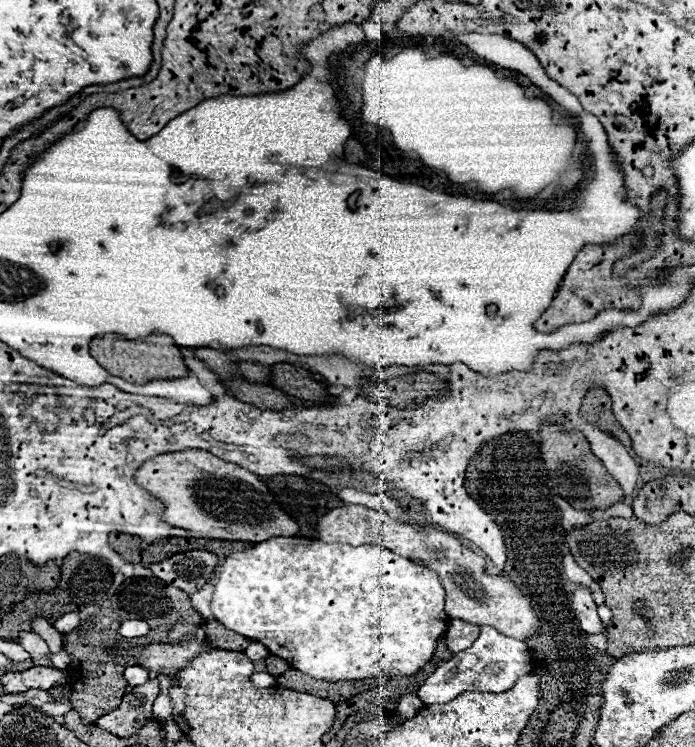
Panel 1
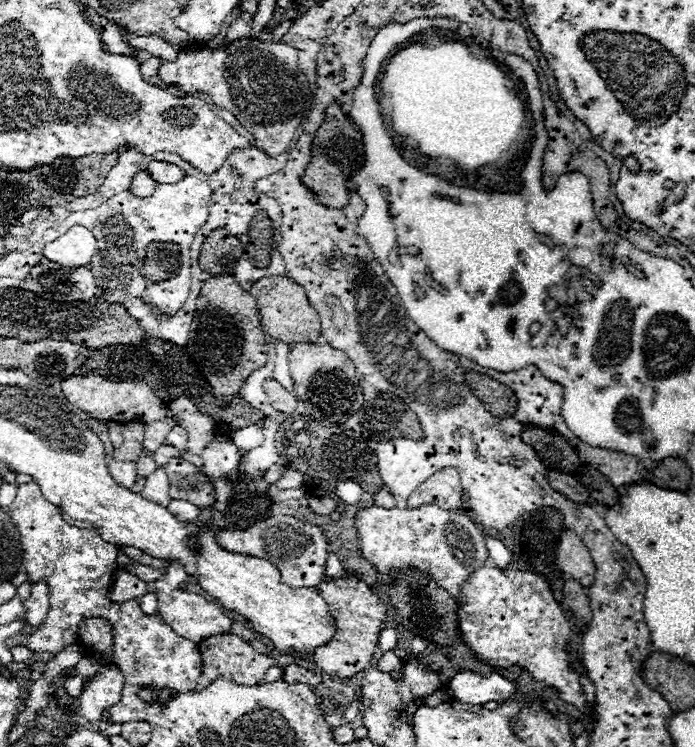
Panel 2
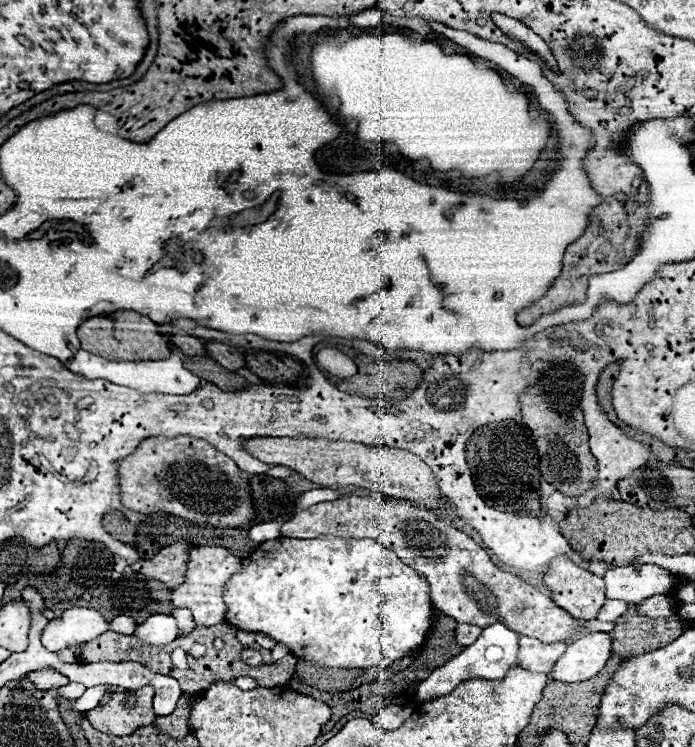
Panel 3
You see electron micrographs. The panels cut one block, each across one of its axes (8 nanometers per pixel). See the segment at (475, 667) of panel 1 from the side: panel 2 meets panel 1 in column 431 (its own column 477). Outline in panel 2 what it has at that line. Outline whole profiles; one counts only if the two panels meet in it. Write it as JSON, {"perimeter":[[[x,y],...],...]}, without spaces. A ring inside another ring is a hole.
{"perimeter":[[[458,672],[448,684],[448,694],[464,704],[482,704],[490,700],[502,704],[512,696],[518,700],[524,698],[524,694],[516,692],[516,686],[510,680],[496,672],[492,672],[488,678],[476,676],[472,672]]]}

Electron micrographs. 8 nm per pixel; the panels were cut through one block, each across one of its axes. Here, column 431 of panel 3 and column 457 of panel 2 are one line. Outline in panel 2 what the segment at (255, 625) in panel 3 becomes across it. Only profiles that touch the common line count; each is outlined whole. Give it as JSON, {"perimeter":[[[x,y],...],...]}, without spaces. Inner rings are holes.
{"perimeter":[[[492,564],[482,566],[472,576],[468,576],[468,580],[462,584],[456,616],[458,616],[456,622],[458,622],[458,628],[462,632],[464,644],[468,644],[472,648],[474,656],[480,662],[486,662],[494,670],[520,666],[536,682],[542,682],[542,684],[554,688],[556,696],[560,700],[578,706],[580,712],[584,712],[588,708],[586,696],[584,696],[582,686],[580,686],[580,674],[572,672],[572,668],[570,668],[570,664],[572,664],[570,652],[568,652],[568,642],[572,638],[570,624],[568,624],[560,604],[556,602],[552,590],[544,578],[540,578],[532,572],[522,572],[518,568],[502,570],[502,568],[496,568]]]}

